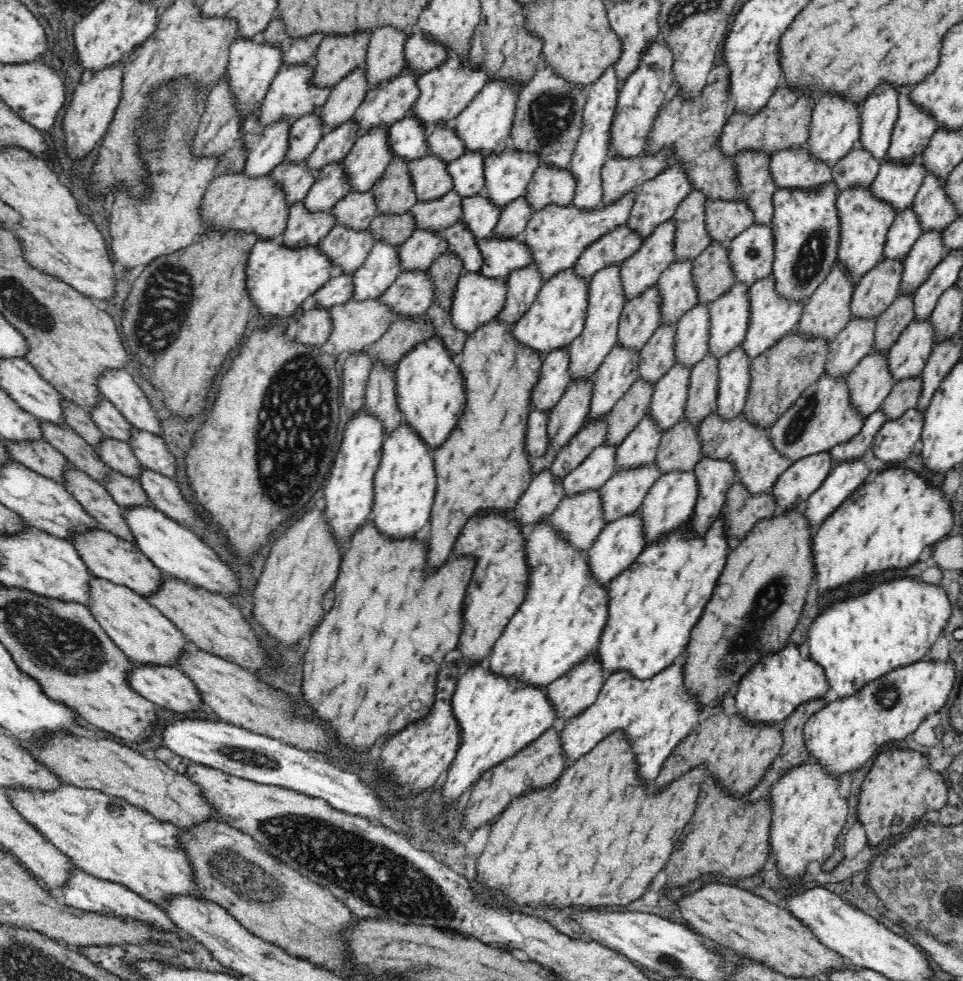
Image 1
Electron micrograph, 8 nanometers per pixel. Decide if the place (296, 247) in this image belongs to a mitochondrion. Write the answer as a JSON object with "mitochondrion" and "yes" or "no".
{"mitochondrion":"no"}

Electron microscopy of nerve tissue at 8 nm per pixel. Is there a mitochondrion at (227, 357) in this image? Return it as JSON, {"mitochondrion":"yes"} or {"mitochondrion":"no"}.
{"mitochondrion":"no"}

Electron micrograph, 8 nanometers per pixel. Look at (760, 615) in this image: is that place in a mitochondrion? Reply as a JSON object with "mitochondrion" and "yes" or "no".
{"mitochondrion":"yes"}

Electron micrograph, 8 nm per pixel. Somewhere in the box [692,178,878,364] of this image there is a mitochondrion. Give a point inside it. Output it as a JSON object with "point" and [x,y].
{"point":[808,265]}

